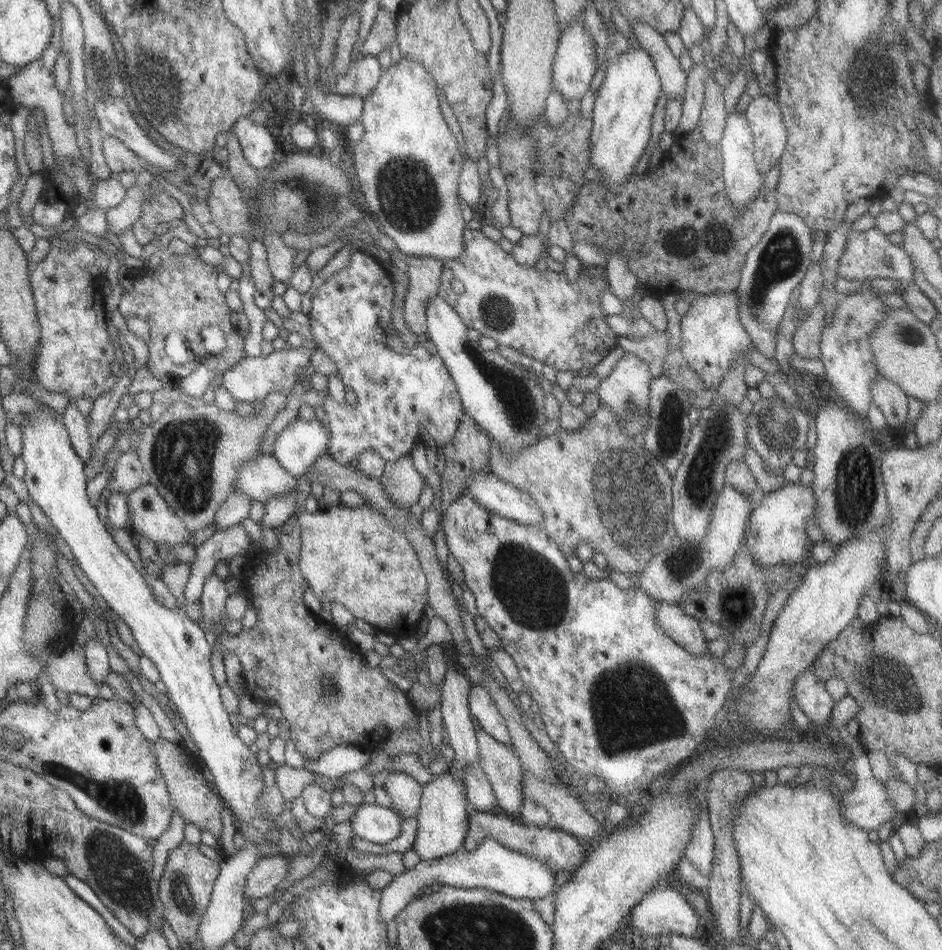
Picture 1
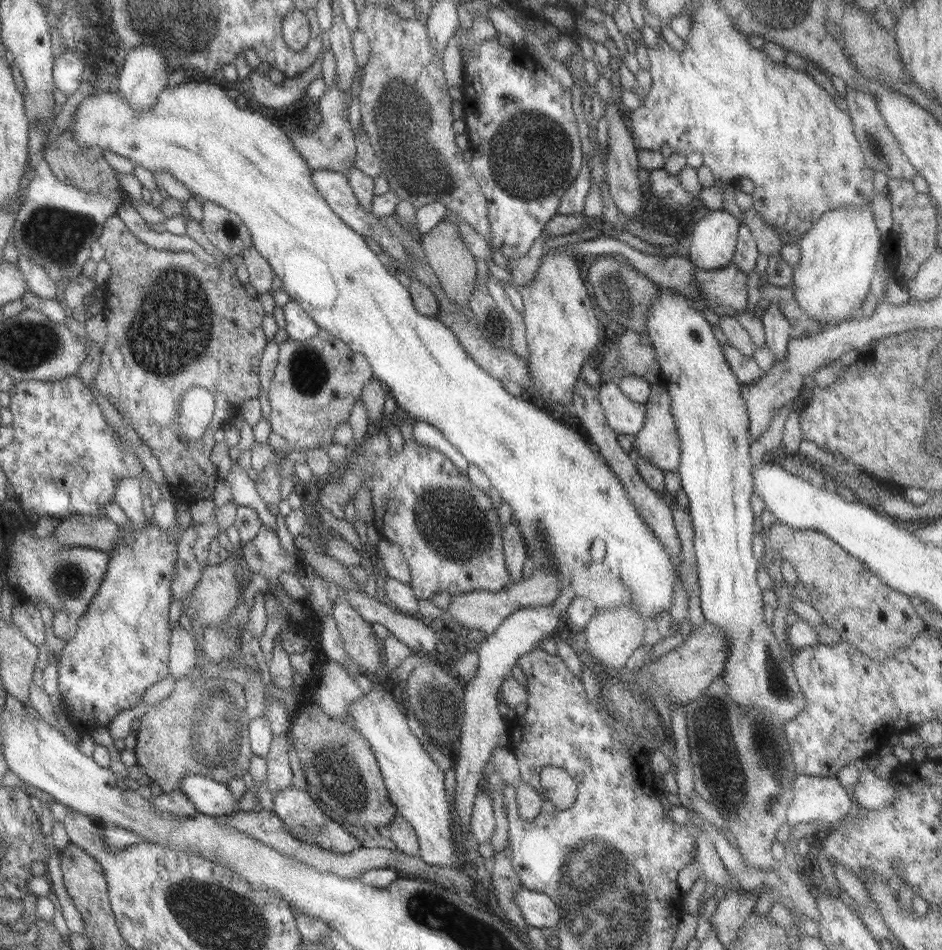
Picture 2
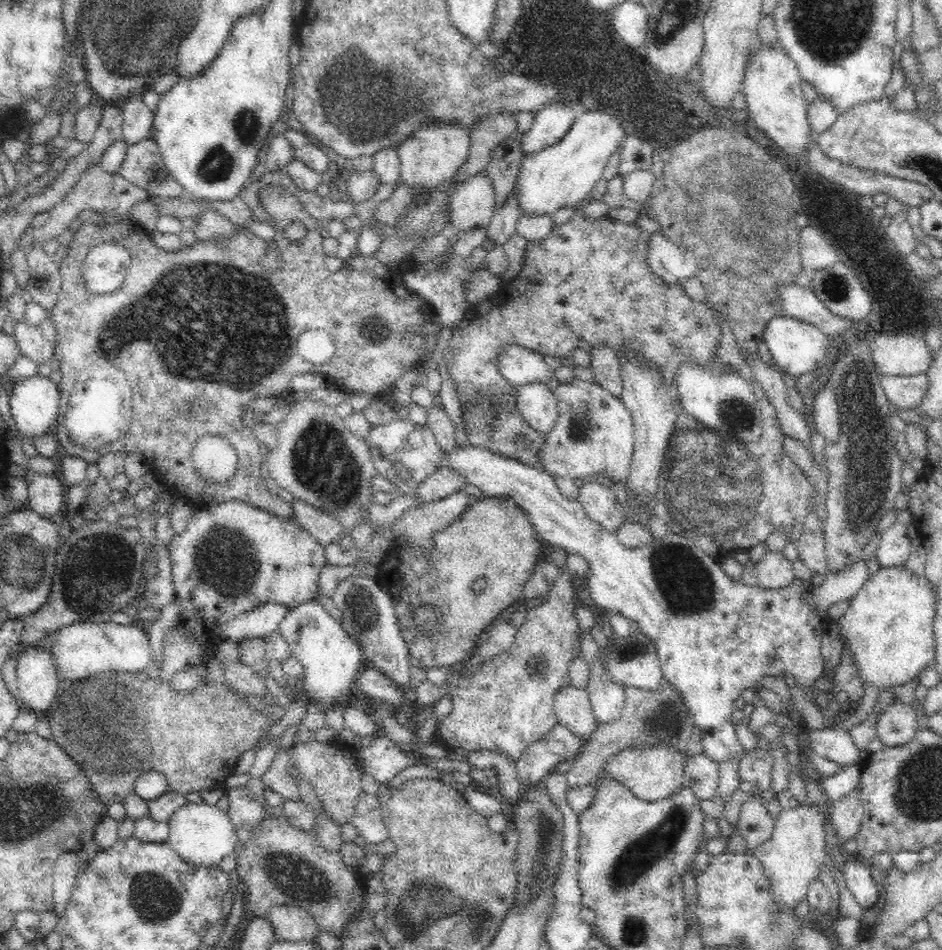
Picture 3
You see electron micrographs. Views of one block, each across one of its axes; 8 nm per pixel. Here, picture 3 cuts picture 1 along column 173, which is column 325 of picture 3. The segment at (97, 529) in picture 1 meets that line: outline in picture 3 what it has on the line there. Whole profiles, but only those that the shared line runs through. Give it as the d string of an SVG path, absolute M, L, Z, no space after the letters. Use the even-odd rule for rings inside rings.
M320 596L305 600L292 608L278 631L288 642L291 656L303 668L301 692L308 702L317 704L325 712L328 707L344 711L344 707L356 700L358 674L362 666L361 647L342 628L341 623L330 617Z

